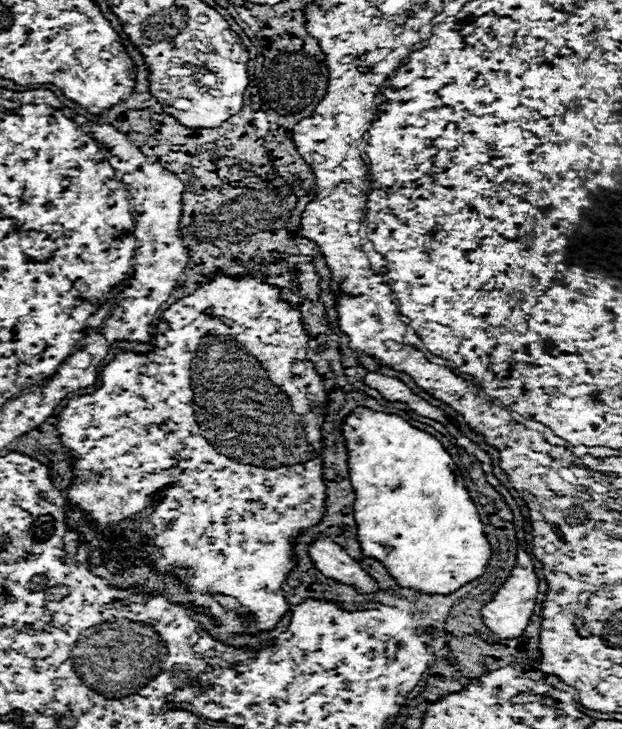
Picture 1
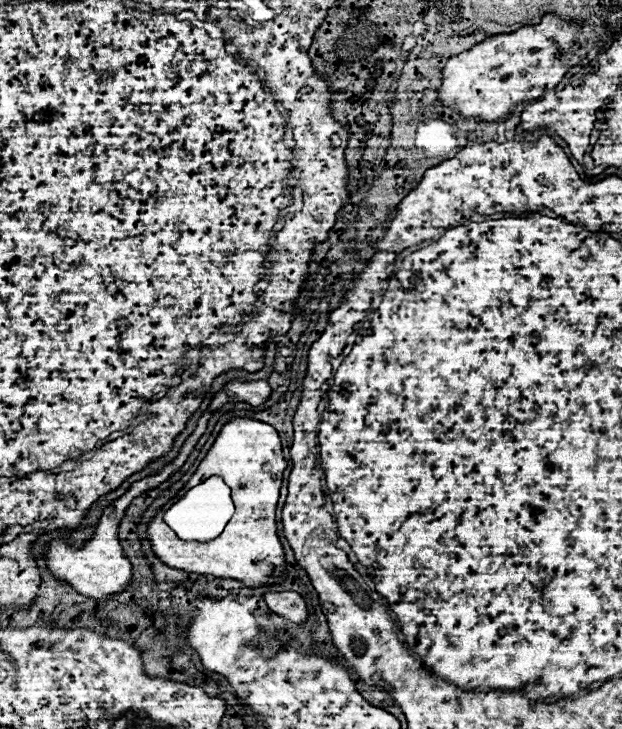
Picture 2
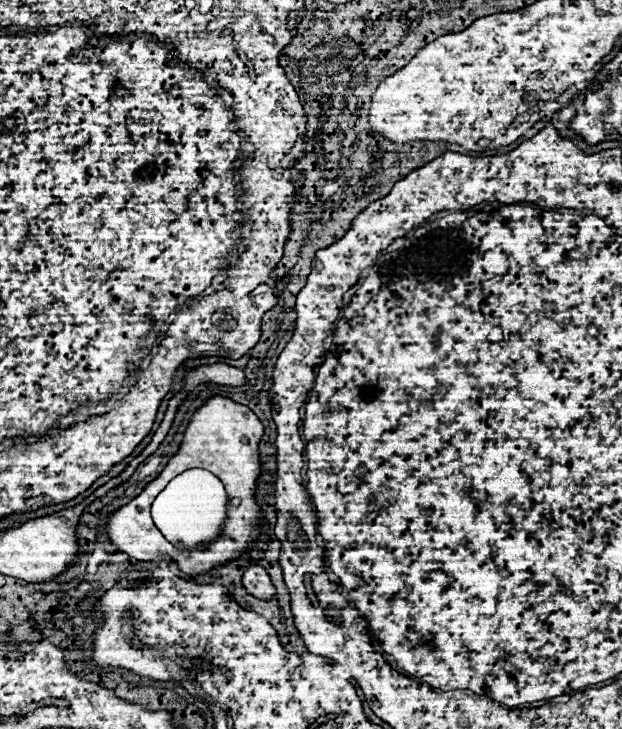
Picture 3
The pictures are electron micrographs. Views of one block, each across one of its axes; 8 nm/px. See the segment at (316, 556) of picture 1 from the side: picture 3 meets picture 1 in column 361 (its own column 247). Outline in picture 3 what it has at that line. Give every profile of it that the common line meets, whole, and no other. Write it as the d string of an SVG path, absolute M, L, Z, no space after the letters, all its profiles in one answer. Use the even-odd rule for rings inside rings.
M248 566L244 570L244 586L246 586L248 594L252 594L252 596L256 596L260 600L268 600L276 592L268 572L262 566Z

